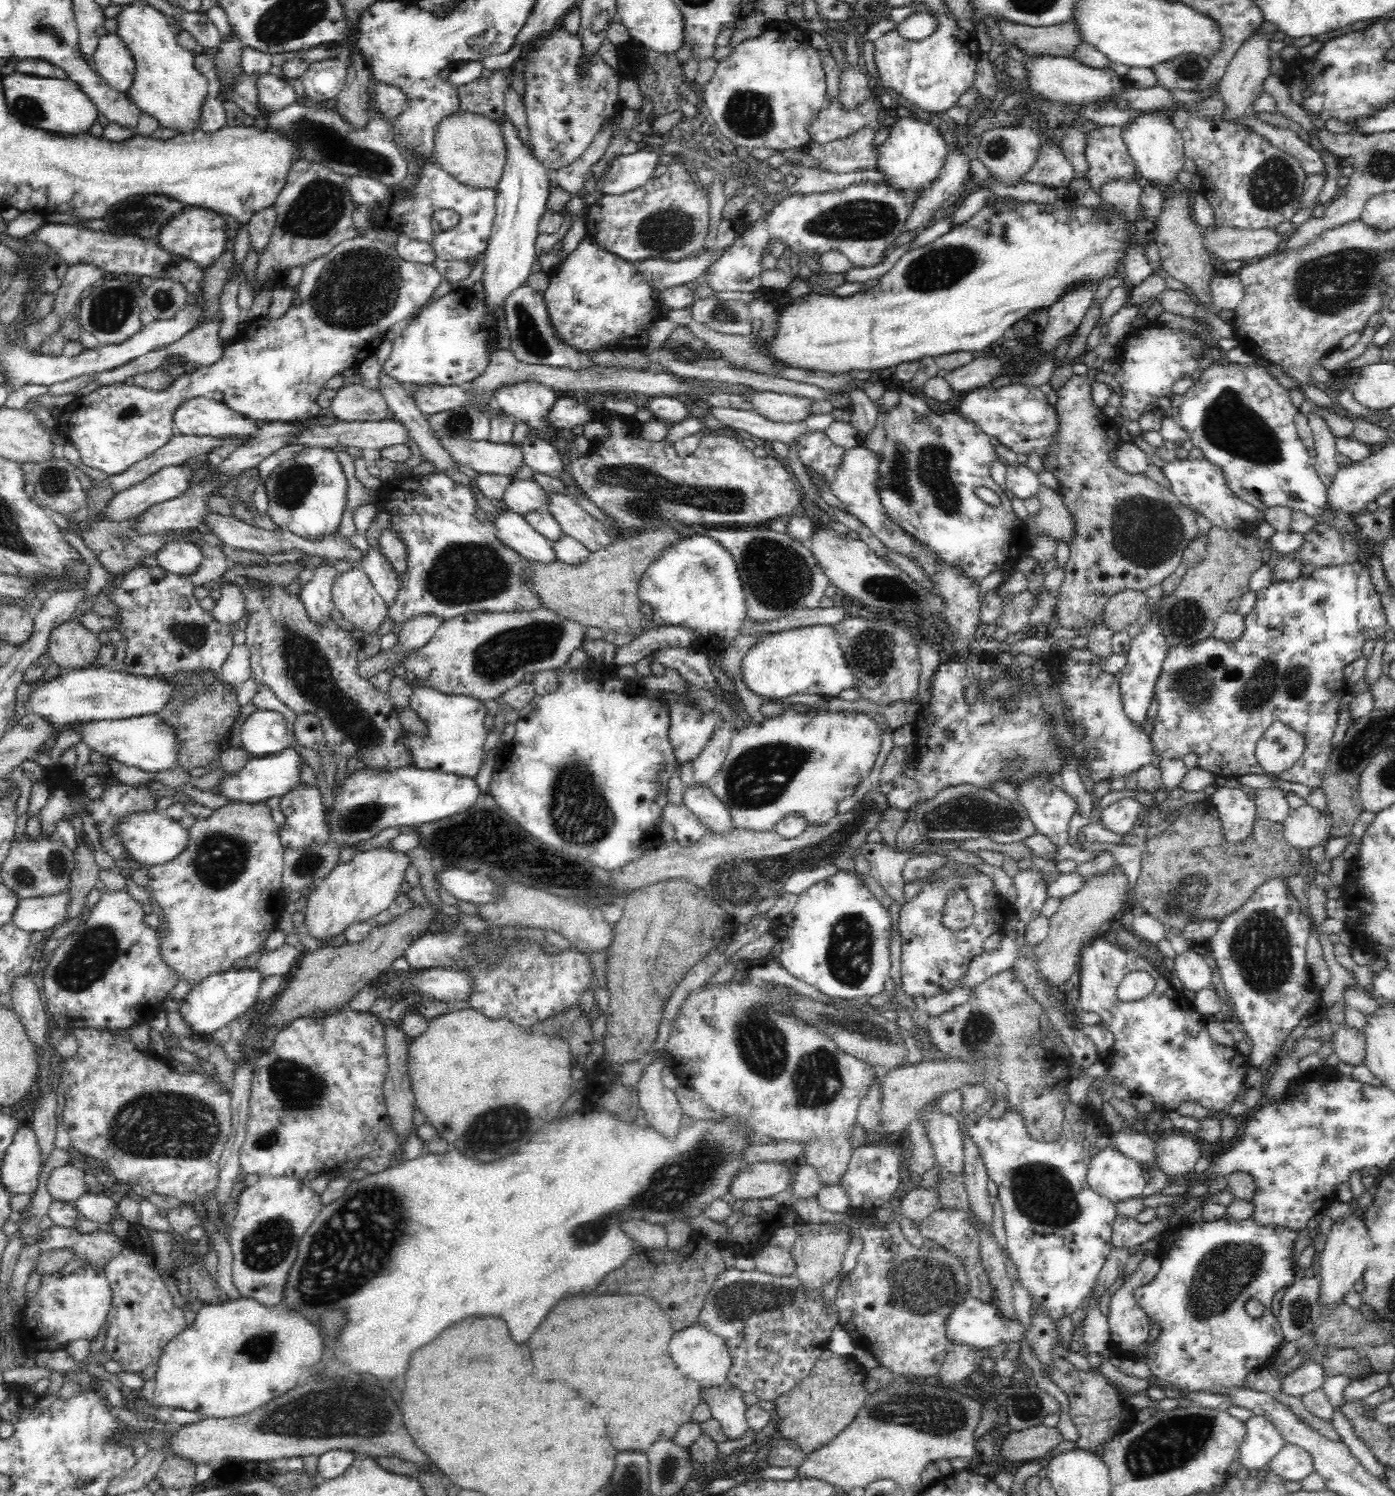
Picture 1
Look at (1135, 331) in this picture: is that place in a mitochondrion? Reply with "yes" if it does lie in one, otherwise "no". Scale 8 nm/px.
no

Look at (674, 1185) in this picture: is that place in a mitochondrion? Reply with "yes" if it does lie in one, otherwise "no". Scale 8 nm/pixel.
yes

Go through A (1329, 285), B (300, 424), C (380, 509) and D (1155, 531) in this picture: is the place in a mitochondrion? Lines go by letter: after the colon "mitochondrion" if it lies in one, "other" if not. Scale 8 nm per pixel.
A: mitochondrion
B: other
C: other
D: mitochondrion

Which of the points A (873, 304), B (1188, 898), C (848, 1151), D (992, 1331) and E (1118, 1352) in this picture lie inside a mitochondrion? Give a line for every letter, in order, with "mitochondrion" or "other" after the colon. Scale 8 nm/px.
A: other
B: mitochondrion
C: other
D: other
E: other

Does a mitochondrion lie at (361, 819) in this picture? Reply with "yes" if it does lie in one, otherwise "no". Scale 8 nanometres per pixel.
yes

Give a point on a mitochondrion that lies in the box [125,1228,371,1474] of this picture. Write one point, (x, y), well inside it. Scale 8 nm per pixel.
(257, 1348)

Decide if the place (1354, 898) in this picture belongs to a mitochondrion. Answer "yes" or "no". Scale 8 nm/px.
no

